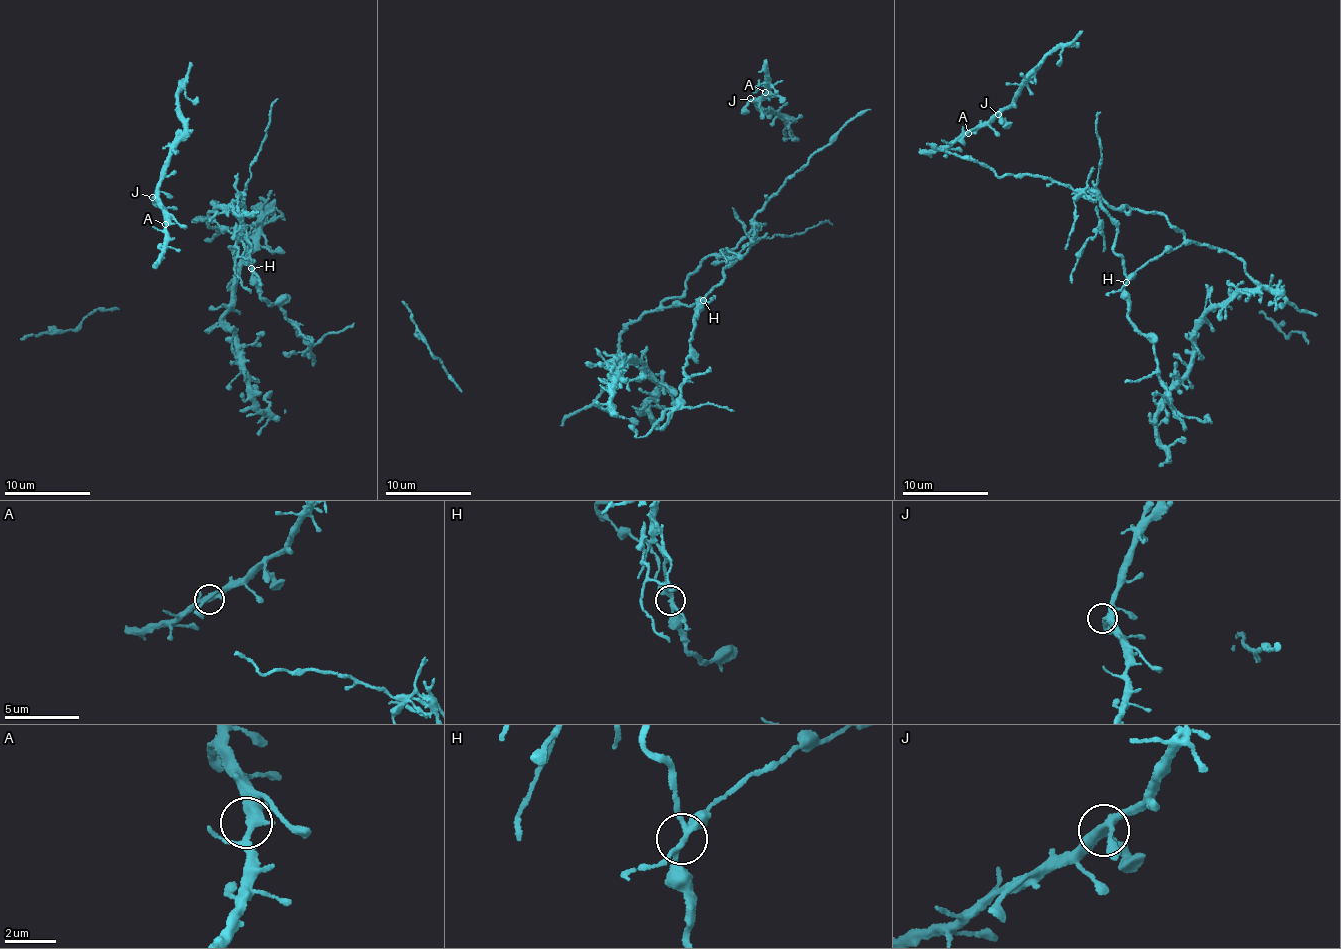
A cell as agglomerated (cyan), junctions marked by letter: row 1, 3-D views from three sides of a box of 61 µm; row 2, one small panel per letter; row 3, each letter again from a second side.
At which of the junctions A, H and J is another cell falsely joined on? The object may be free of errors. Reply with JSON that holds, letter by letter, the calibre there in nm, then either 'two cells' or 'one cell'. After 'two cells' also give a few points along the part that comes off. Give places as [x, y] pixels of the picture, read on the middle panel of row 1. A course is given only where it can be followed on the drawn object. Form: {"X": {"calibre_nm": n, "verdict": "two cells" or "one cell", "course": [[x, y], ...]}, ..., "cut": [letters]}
{"A": {"calibre_nm": 320, "verdict": "one cell"}, "H": {"calibre_nm": 240, "verdict": "two cells", "course": [[703, 299], [723, 279], [723, 269], [760, 238], [777, 233], [799, 234], [821, 220], [832, 225]]}, "J": {"calibre_nm": 320, "verdict": "one cell"}, "cut": ["H"]}

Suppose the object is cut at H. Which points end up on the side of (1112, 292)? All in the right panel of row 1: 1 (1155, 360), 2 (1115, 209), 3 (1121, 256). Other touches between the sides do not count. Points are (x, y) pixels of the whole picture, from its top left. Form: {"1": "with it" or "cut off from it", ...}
{"1": "cut off from it", "2": "with it", "3": "cut off from it"}

